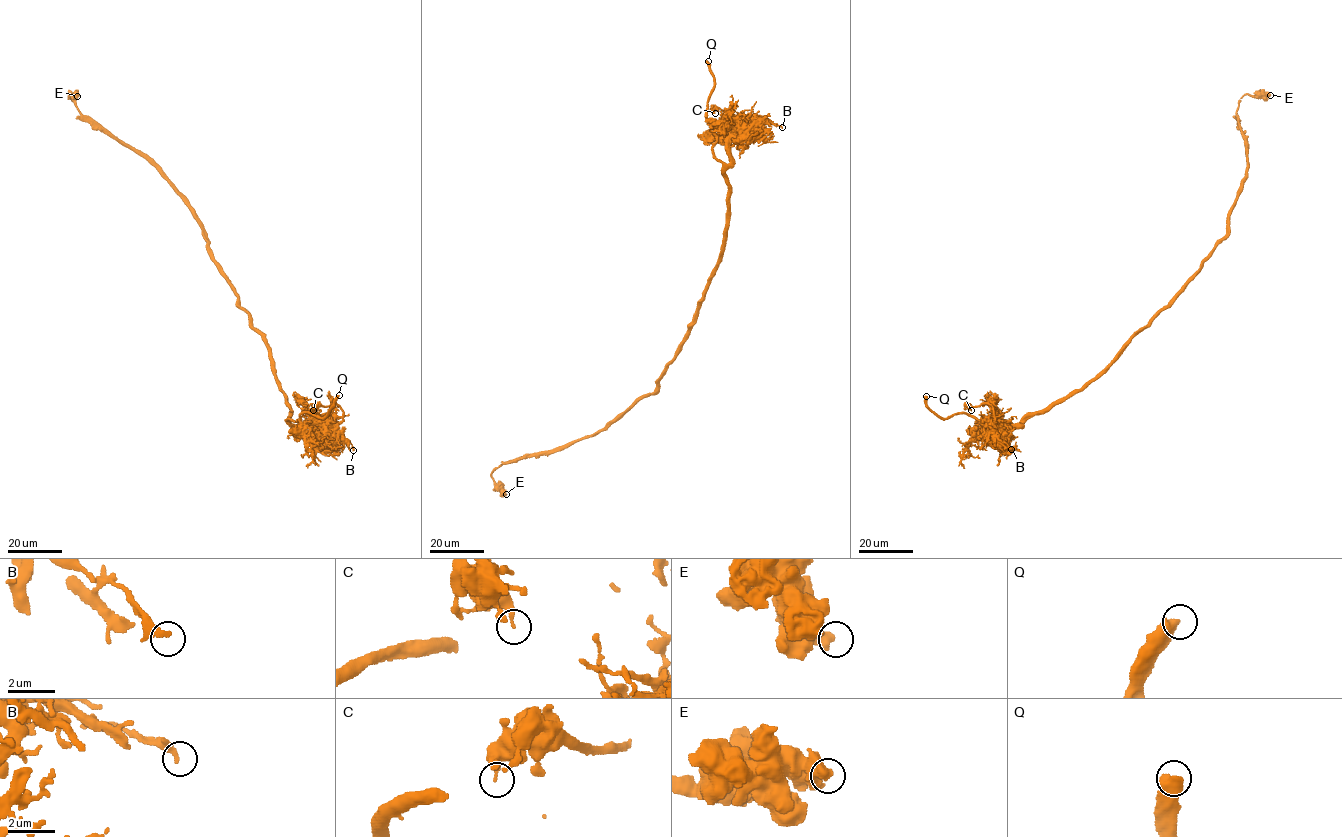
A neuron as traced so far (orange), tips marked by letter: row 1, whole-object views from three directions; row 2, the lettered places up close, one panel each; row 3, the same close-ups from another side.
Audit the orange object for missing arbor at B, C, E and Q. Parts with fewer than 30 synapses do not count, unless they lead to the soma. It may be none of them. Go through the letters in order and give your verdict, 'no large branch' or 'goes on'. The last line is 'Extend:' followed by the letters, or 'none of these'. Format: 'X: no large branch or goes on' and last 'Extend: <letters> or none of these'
B: no large branch
C: no large branch
E: no large branch
Q: goes on
Extend: Q

